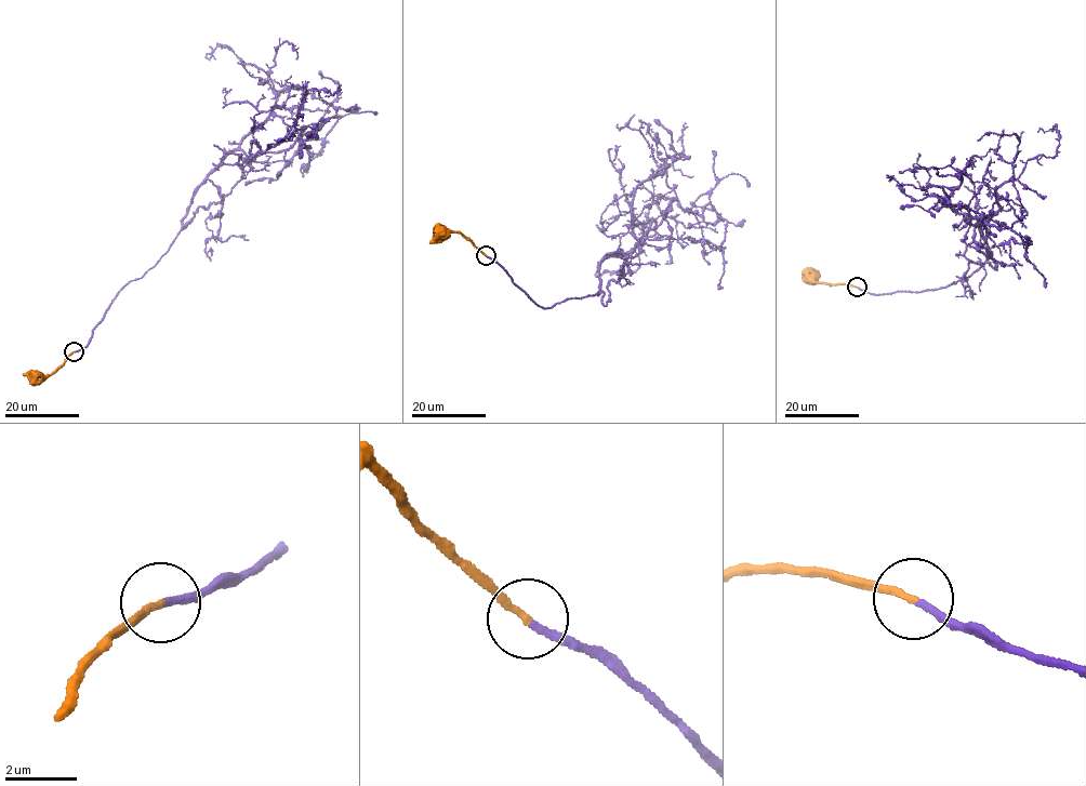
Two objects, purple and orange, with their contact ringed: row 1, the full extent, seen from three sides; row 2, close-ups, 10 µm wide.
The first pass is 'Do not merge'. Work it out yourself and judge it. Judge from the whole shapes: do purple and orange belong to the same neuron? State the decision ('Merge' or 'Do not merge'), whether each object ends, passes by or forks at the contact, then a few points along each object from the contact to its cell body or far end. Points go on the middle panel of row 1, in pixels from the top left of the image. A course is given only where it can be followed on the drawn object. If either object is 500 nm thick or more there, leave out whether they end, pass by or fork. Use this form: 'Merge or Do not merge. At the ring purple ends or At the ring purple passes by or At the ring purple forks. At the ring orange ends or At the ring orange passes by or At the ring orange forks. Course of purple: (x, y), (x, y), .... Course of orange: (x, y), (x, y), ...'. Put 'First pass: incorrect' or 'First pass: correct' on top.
First pass: incorrect
Merge. At the ring purple ends. At the ring orange ends. Course of purple: (487, 255), (545, 308), (597, 294), (601, 262), (638, 242), (630, 204), (637, 186), (665, 167), (638, 119). Course of orange: (486, 255), (454, 231), (448, 231), (429, 243)

